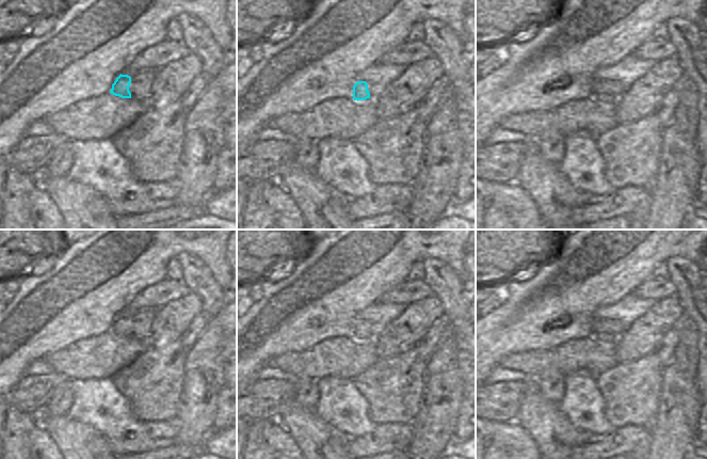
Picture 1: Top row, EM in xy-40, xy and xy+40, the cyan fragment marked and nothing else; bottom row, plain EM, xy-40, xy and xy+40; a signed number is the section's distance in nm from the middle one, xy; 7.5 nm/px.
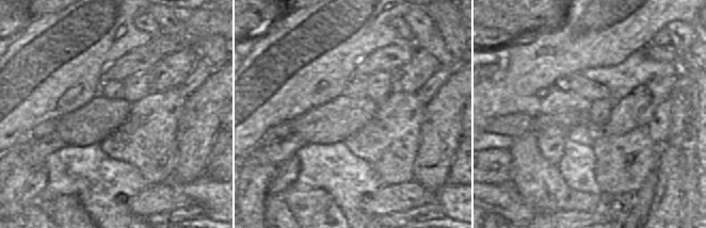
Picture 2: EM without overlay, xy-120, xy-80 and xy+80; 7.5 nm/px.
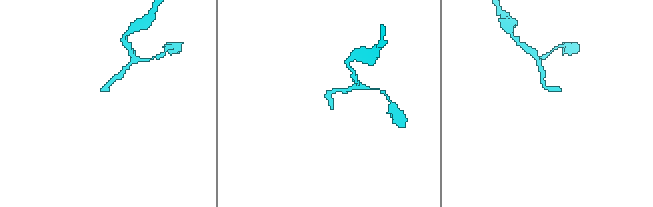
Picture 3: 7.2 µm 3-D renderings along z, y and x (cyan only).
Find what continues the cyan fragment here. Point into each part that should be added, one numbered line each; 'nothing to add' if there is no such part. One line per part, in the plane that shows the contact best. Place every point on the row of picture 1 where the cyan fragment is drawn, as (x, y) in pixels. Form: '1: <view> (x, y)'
1: xy (369, 100)

